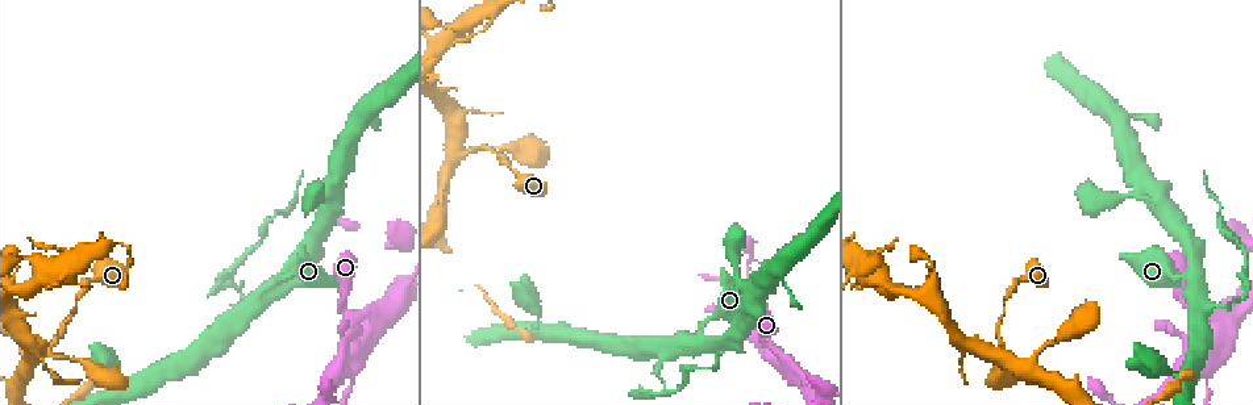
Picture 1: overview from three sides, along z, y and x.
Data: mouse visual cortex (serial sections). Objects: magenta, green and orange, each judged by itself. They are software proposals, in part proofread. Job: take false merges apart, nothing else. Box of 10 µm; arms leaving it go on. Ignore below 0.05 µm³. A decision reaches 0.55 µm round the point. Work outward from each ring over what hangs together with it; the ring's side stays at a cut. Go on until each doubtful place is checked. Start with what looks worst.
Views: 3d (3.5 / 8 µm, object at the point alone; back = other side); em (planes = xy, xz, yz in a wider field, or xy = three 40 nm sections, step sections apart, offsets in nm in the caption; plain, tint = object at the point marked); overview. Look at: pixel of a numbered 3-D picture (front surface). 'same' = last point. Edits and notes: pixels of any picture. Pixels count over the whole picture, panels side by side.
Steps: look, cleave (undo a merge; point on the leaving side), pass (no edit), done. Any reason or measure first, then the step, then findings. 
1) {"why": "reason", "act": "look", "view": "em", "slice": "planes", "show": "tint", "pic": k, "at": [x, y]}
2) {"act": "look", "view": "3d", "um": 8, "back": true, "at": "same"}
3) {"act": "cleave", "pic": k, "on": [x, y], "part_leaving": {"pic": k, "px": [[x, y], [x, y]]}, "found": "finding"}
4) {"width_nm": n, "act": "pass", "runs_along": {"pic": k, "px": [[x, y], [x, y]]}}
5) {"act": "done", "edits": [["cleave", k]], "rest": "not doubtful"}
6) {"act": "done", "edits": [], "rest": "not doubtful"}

{"act": "look", "view": "3d", "um": 3.5, "pic": 1, "at": [1005, 352]}

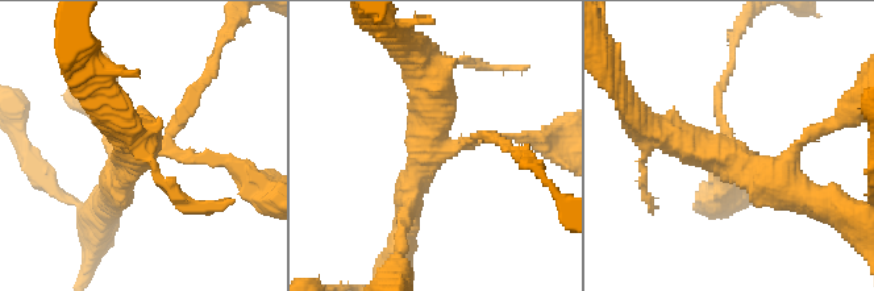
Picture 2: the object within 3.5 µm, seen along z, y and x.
{"arms": 4, "arm_widths_nm": [100, 150, 350, 450], "why": "need the tissue", "act": "look", "view": "em", "slice": "xy", "step": 1, "show": "tint", "pic": 2, "at": [450, 146]}

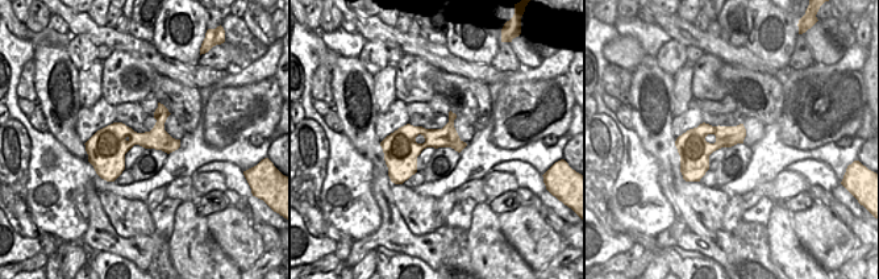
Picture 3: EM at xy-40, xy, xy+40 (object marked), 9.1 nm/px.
{"act": "pass", "runs_along": {"pic": 2, "px": [[494, 141], [433, 134], [425, 70]]}, "found": "continuous, no second cell"}

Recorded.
{"why": "three arms meet", "act": "look", "view": "3d", "um": 3.5, "pic": 1, "at": [776, 351]}

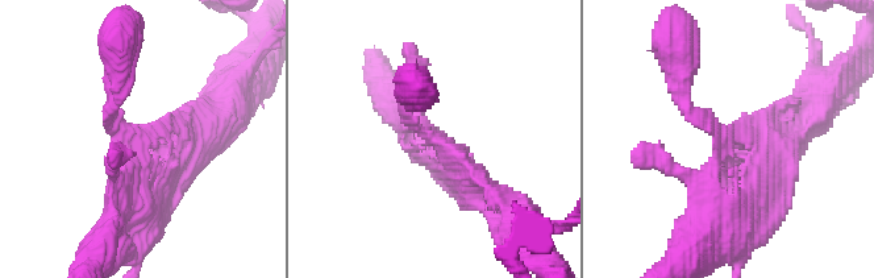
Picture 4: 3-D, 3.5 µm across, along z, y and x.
{"arms": 3, "arm_widths_nm": [200, 200, 250], "why": "shape alone is not enough", "act": "look", "view": "em", "slice": "xy", "step": 1, "show": "tint", "pic": 4, "at": [137, 141]}

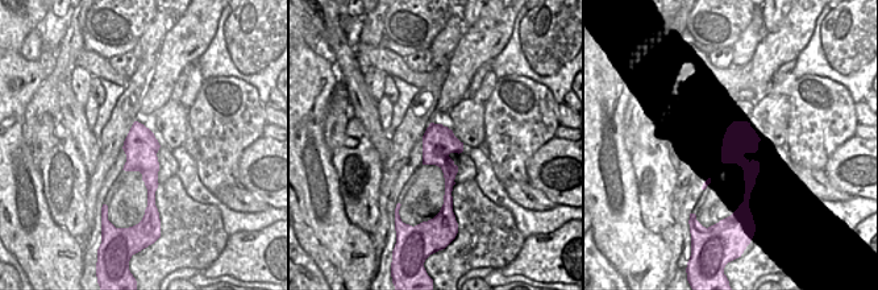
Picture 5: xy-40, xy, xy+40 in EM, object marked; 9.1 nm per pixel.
{"act": "pass", "runs_along": {"pic": 4, "px": [[411, 94], [407, 117], [496, 199]]}, "found": "continuous, no second cell"}

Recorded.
{"why": "three arms meet", "act": "look", "view": "3d", "um": 3.5, "pic": 1, "at": [277, 275]}

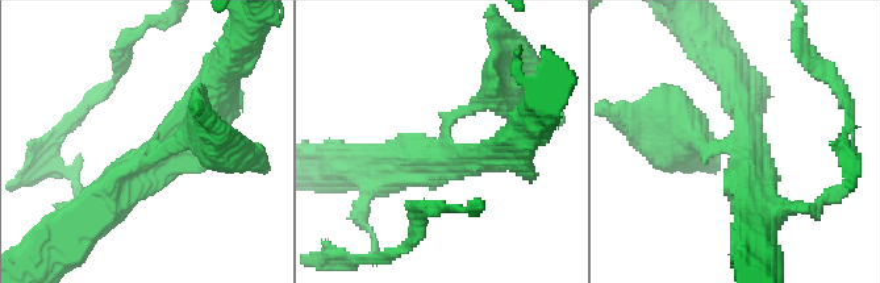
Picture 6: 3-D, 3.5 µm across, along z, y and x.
{"why": "now the EM", "act": "look", "view": "em", "slice": "planes", "show": "tint", "pic": 6, "at": [727, 143]}

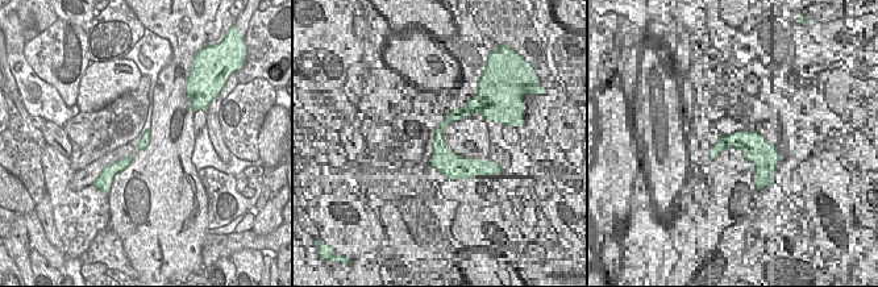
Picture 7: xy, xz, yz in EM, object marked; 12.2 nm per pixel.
{"act": "pass", "runs_along": {"pic": 6, "px": [[678, 137], [735, 141], [735, 88]]}, "found": "all the same cell"}

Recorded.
{"why": "sharp bend", "act": "look", "view": "3d", "um": 3.5, "pic": 1, "at": [660, 366]}

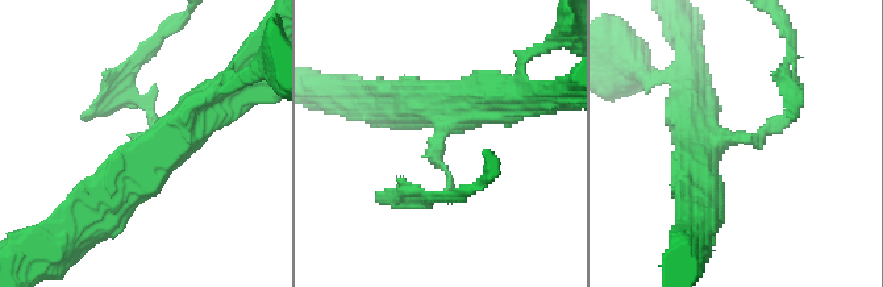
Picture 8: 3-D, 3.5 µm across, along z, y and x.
{"arm_widths_nm": [100, 500], "act": "look", "view": "em", "slice": "xy", "step": 5, "show": "plain", "pic": 8, "at": [739, 138]}

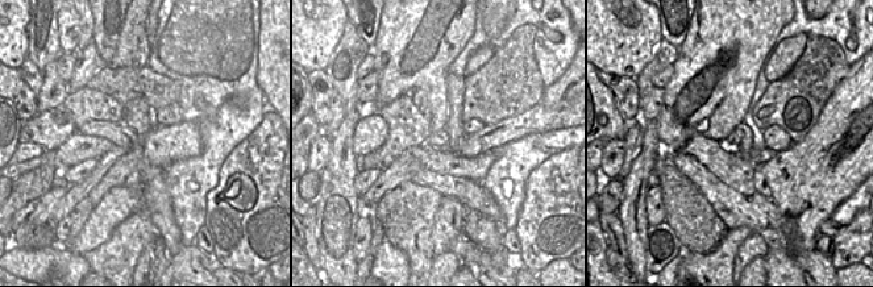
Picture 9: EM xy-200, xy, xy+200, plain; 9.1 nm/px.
{"act": "look", "view": "em", "slice": "xy", "step": 5, "show": "tint", "at": "same"}

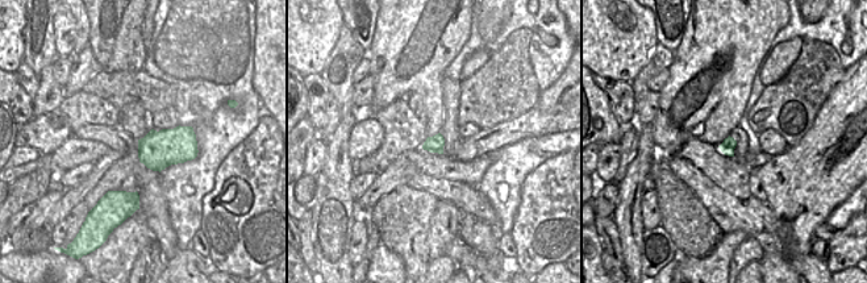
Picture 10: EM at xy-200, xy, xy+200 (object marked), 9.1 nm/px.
{"act": "pass", "runs_along": {"pic": 8, "px": [[696, 116], [696, 140], [758, 136], [798, 95]]}, "found": "one cell here"}

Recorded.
{"act": "done", "edits": [], "rest": "not doubtful"}

